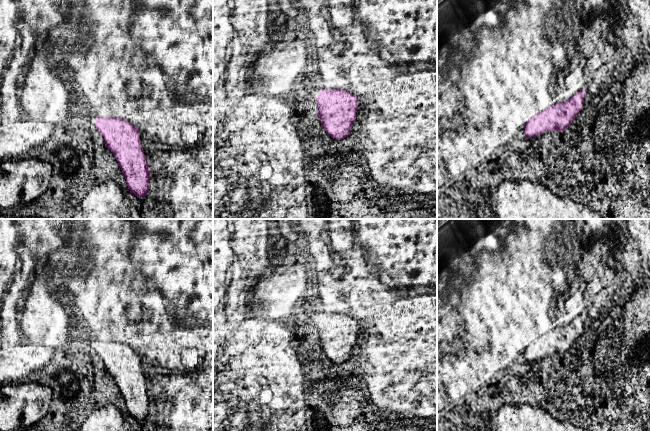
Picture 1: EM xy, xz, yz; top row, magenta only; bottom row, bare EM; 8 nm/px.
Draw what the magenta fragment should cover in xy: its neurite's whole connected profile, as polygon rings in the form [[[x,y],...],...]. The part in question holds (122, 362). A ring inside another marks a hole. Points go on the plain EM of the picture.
[[[98,341],[95,350],[104,361],[105,370],[114,378],[130,417],[145,421],[152,400],[140,365],[140,355],[126,344],[115,341]]]

